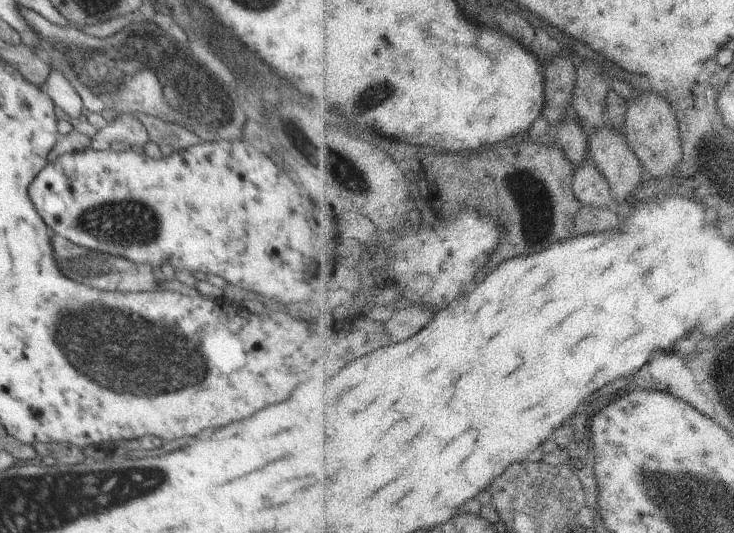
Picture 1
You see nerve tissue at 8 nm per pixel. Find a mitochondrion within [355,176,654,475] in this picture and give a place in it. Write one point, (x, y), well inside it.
(539, 227)

